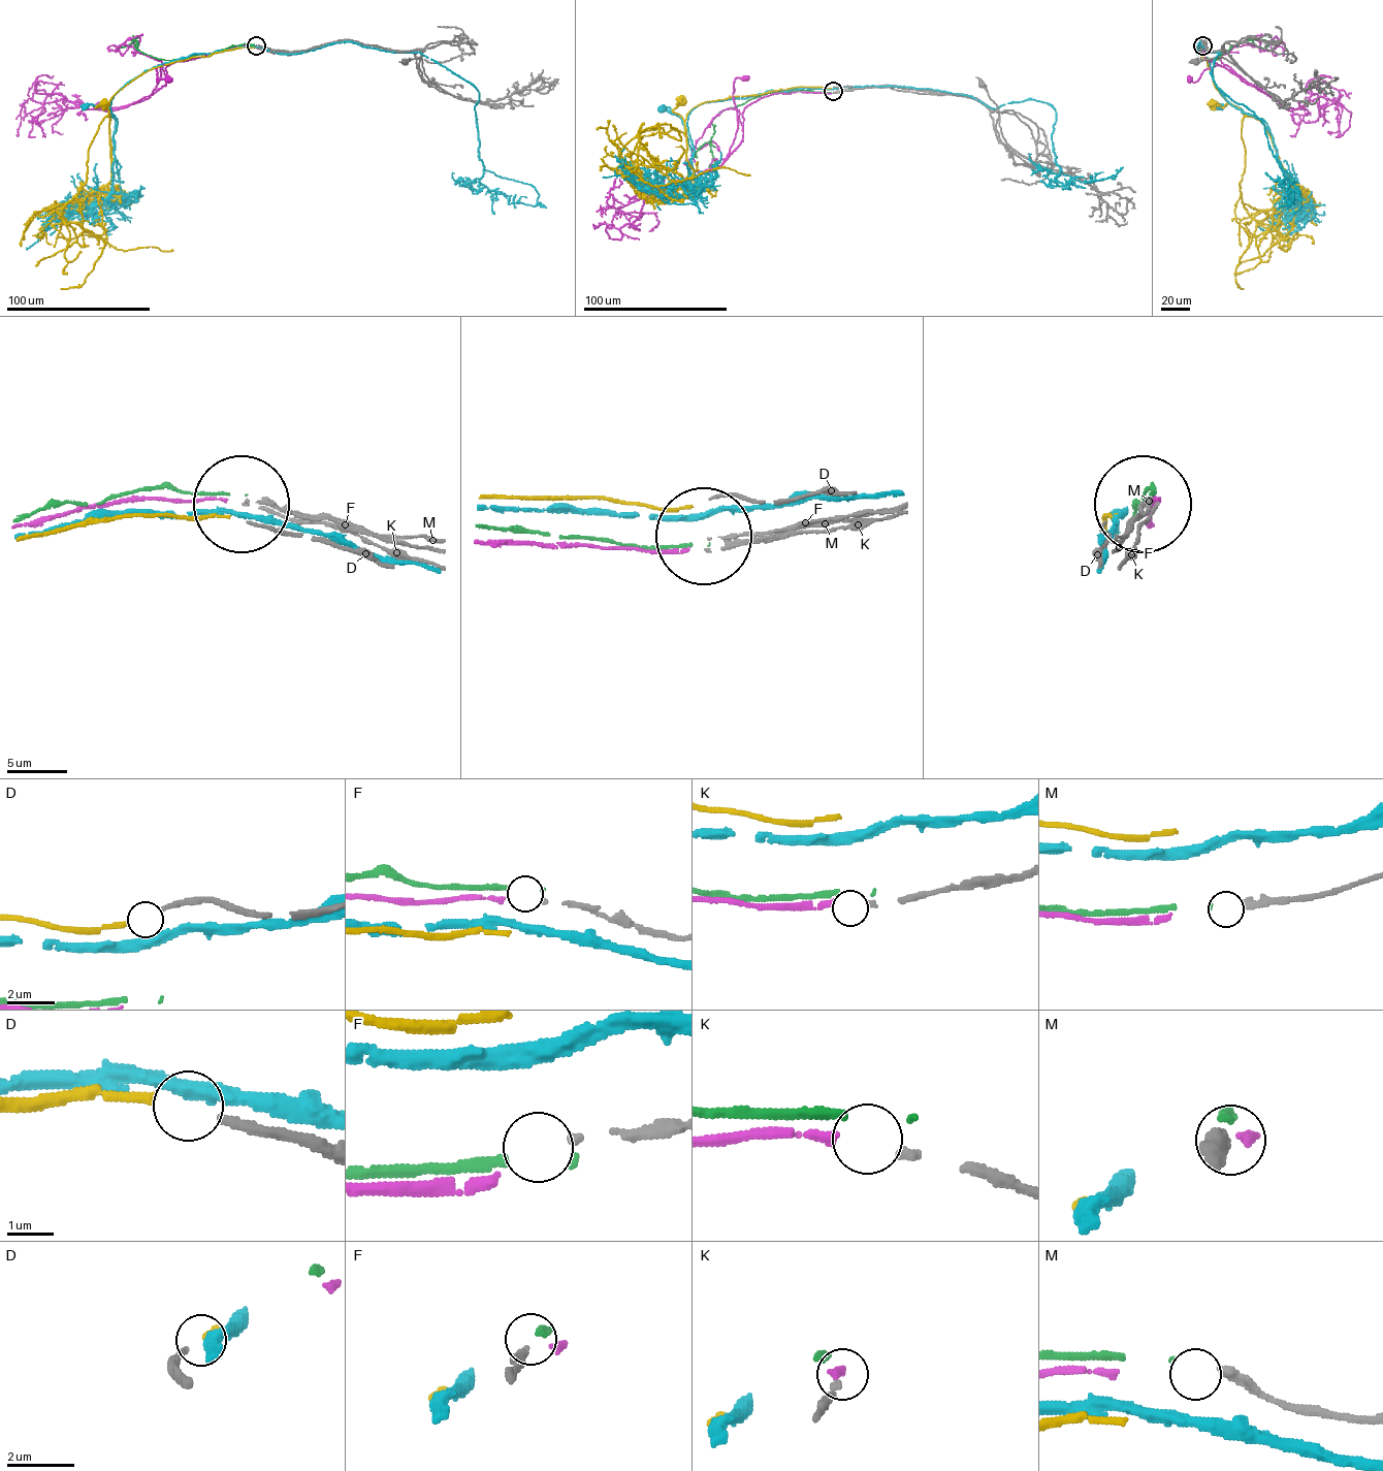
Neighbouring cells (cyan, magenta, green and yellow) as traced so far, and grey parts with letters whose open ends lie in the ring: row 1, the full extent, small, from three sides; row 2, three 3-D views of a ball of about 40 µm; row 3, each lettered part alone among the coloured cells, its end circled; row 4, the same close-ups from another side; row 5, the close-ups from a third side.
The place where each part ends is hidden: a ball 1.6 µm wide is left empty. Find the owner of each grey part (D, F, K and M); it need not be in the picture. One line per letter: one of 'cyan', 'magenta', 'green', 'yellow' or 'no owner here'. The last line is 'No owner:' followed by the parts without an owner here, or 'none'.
D: yellow
F: no owner here
K: magenta
M: green
No owner: F

